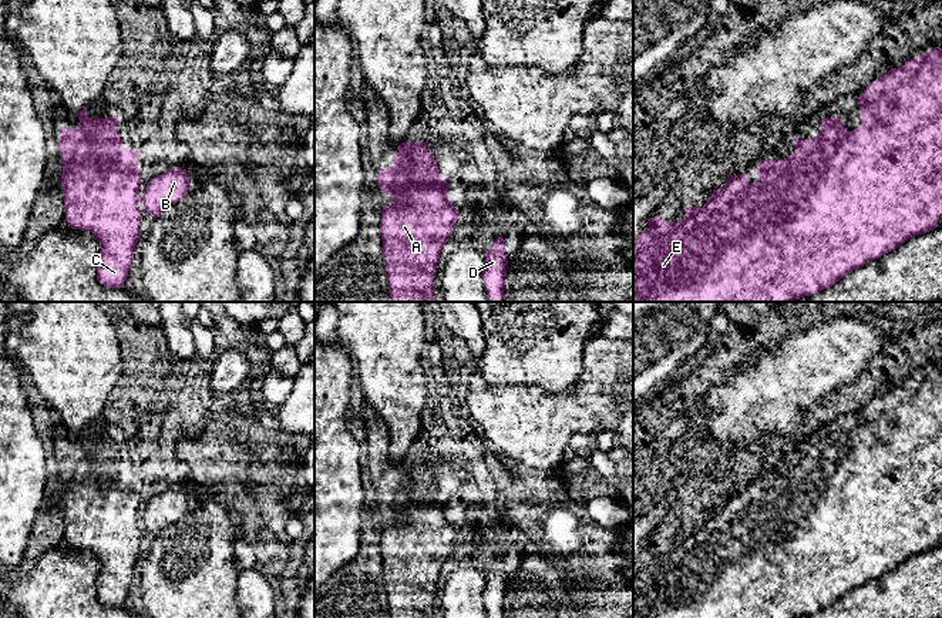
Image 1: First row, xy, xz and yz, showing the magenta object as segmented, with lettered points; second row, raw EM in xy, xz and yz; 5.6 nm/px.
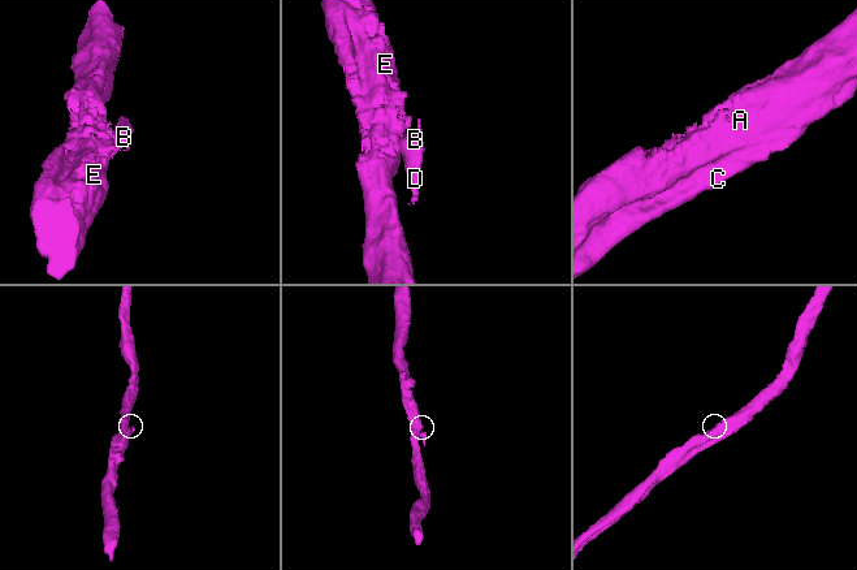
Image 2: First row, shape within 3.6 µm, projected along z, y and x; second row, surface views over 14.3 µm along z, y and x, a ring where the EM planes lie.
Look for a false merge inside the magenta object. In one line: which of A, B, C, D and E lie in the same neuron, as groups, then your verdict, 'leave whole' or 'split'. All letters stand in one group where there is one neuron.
A B C D E | leave whole

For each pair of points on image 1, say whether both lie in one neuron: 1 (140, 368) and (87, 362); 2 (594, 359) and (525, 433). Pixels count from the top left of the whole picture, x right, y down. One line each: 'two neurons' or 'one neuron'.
1: two neurons
2: one neuron

